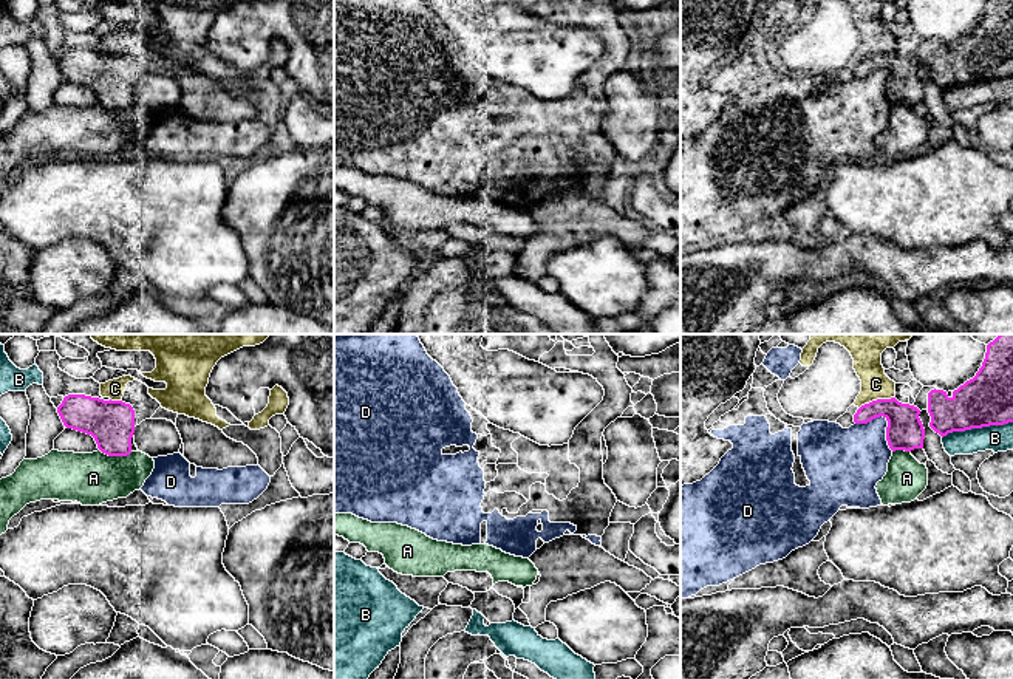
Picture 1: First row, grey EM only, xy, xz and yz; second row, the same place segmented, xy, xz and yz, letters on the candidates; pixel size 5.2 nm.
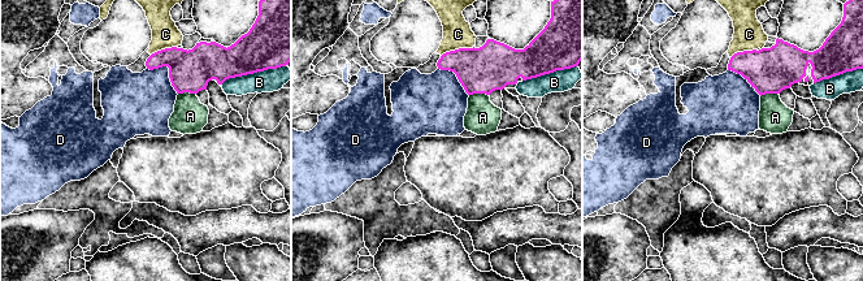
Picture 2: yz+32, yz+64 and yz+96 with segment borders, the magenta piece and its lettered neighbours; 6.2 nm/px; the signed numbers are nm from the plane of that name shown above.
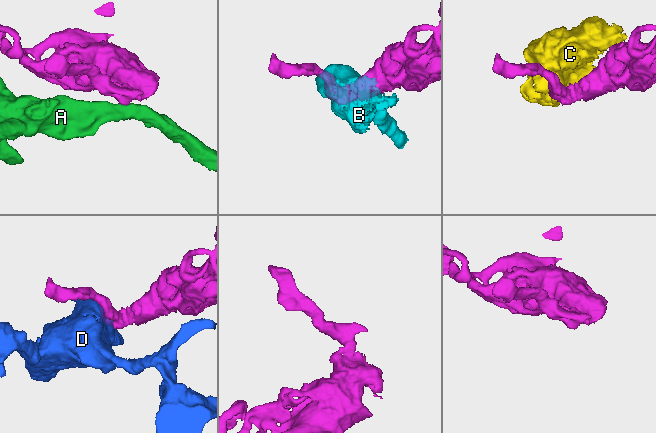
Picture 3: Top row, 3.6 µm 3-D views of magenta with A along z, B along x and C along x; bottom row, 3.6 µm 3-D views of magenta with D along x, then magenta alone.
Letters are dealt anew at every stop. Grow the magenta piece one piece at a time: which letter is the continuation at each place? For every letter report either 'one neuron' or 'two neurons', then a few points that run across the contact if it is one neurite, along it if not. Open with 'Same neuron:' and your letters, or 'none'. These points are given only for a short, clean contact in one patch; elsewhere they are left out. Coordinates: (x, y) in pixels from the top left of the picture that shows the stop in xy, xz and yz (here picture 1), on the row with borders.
Same neuron: none
A: two neurons; line xy (99, 449), (109, 455), (129, 455), (132, 452)
B: two neurons
C: two neurons
D: two neurons

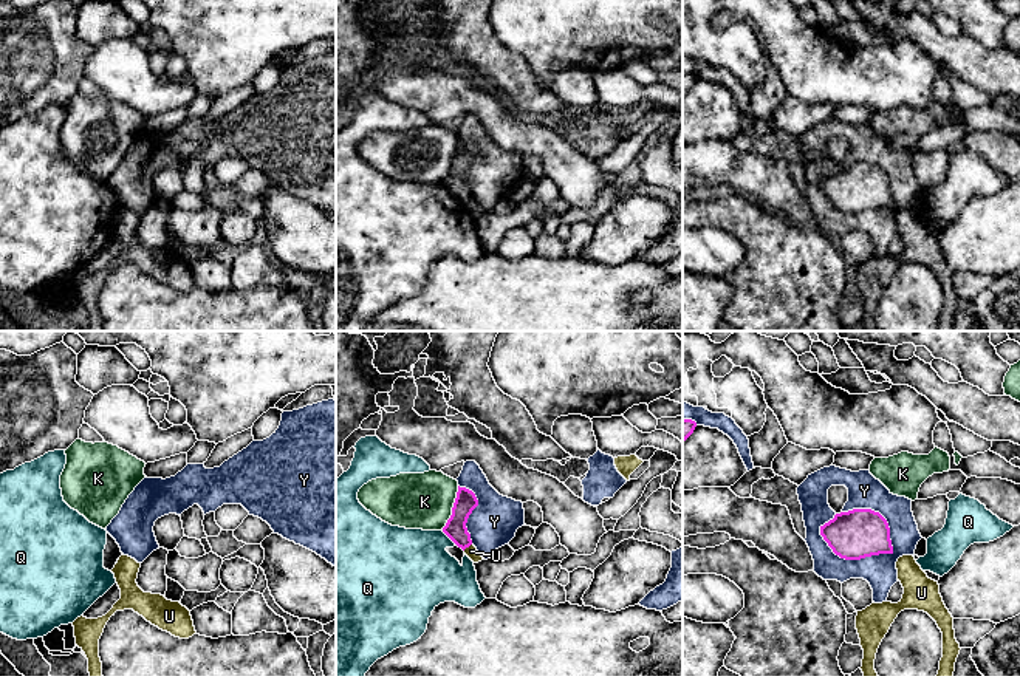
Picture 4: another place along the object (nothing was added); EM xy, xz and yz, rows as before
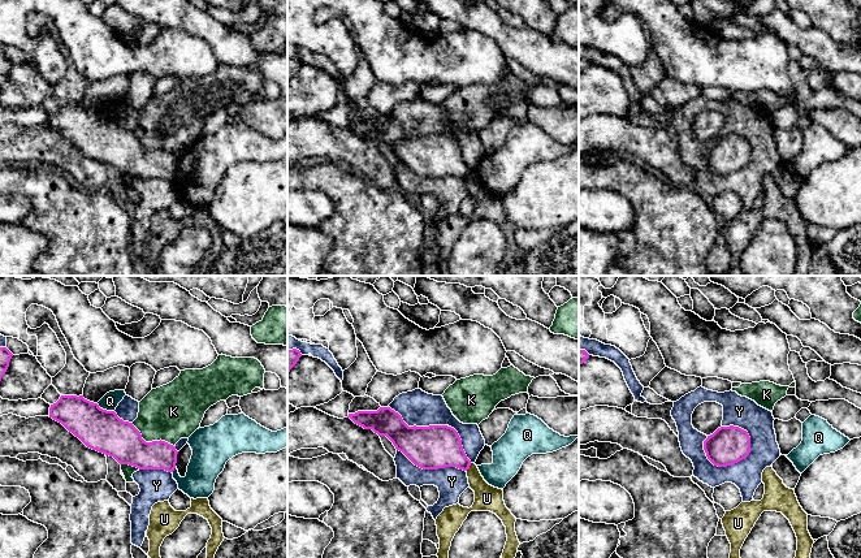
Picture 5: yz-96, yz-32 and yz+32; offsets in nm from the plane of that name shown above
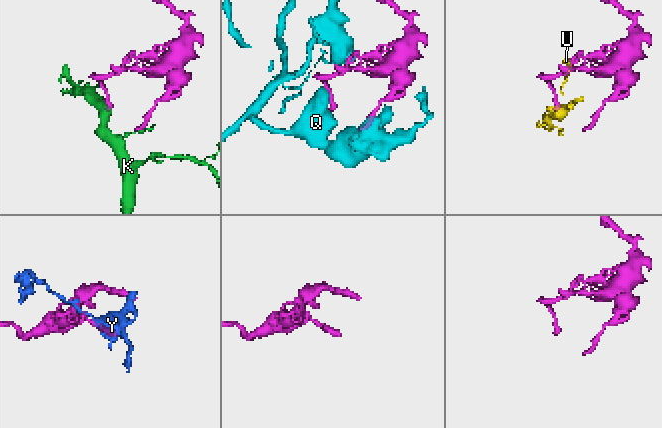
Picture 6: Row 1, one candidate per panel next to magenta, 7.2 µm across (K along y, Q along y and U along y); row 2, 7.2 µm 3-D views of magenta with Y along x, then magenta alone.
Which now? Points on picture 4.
Same neuron: none
K: two neurons
Q: two neurons
U: two neurons; line xz (471, 543), (463, 549)
Y: two neurons

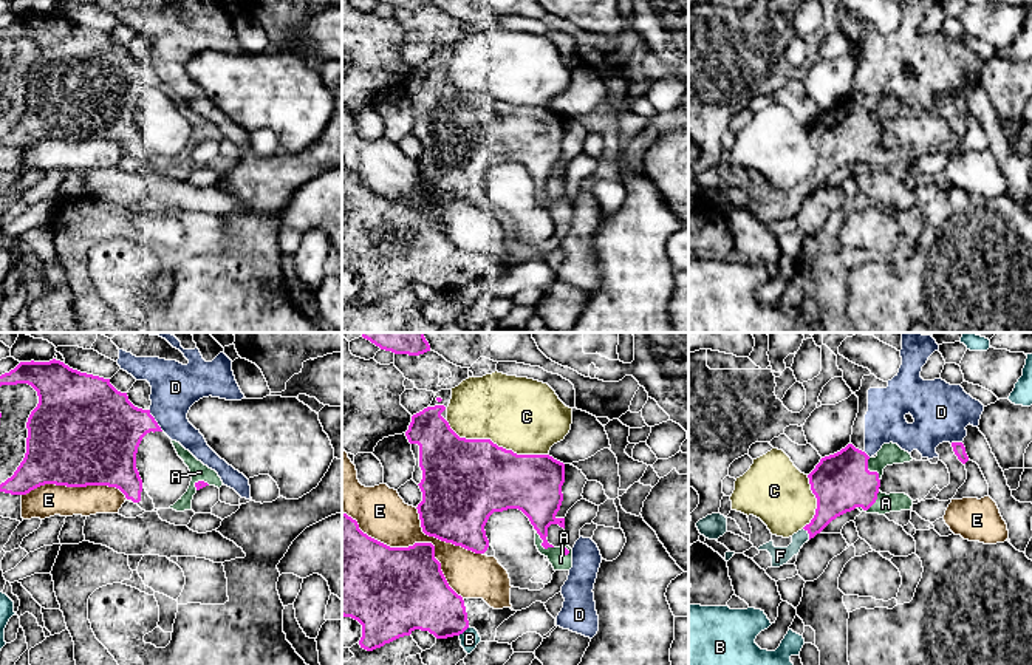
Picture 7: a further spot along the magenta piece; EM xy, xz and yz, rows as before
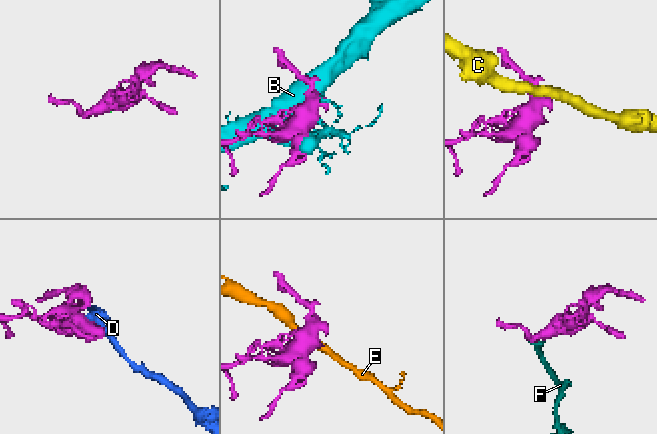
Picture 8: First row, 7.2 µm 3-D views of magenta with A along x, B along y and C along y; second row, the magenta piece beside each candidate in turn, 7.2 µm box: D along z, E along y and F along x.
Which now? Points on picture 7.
Same neuron: A, F
A: one neuron; line xz (539, 495), (543, 542), (560, 562)
B: two neurons
C: two neurons
D: two neurons
E: two neurons
F: one neuron

